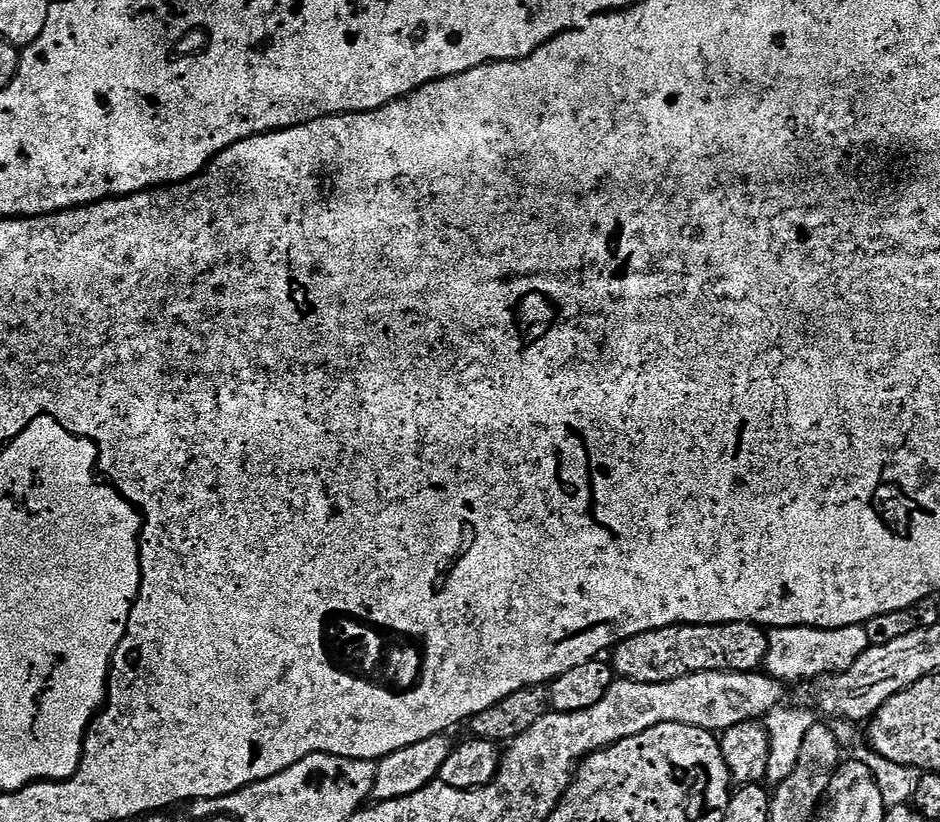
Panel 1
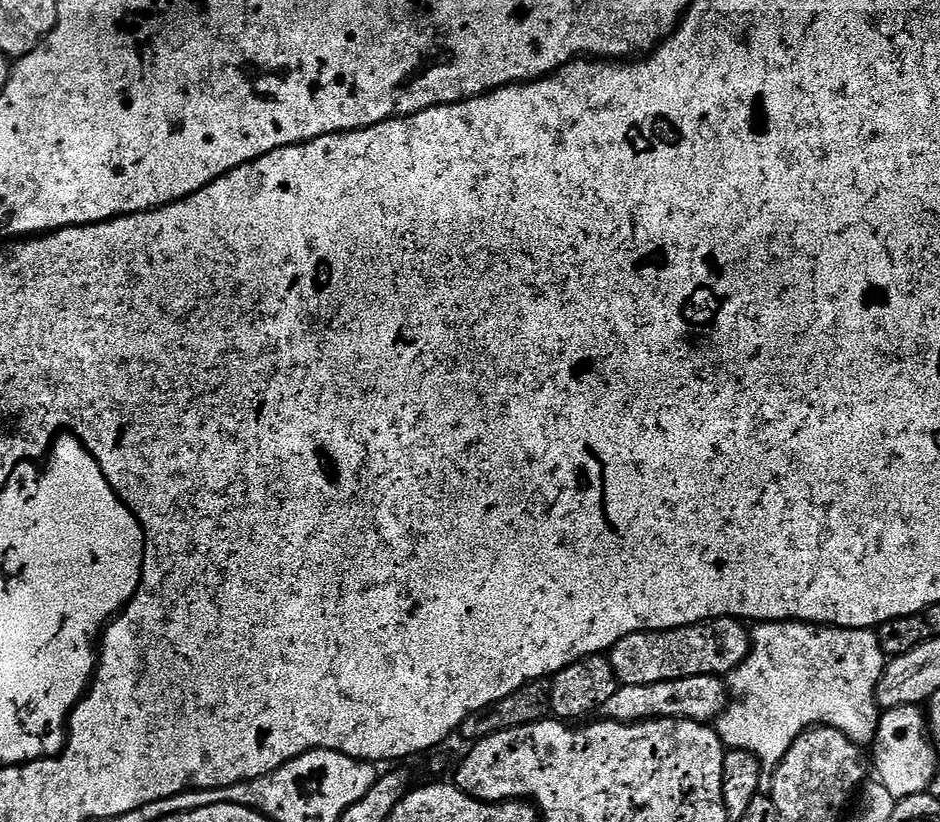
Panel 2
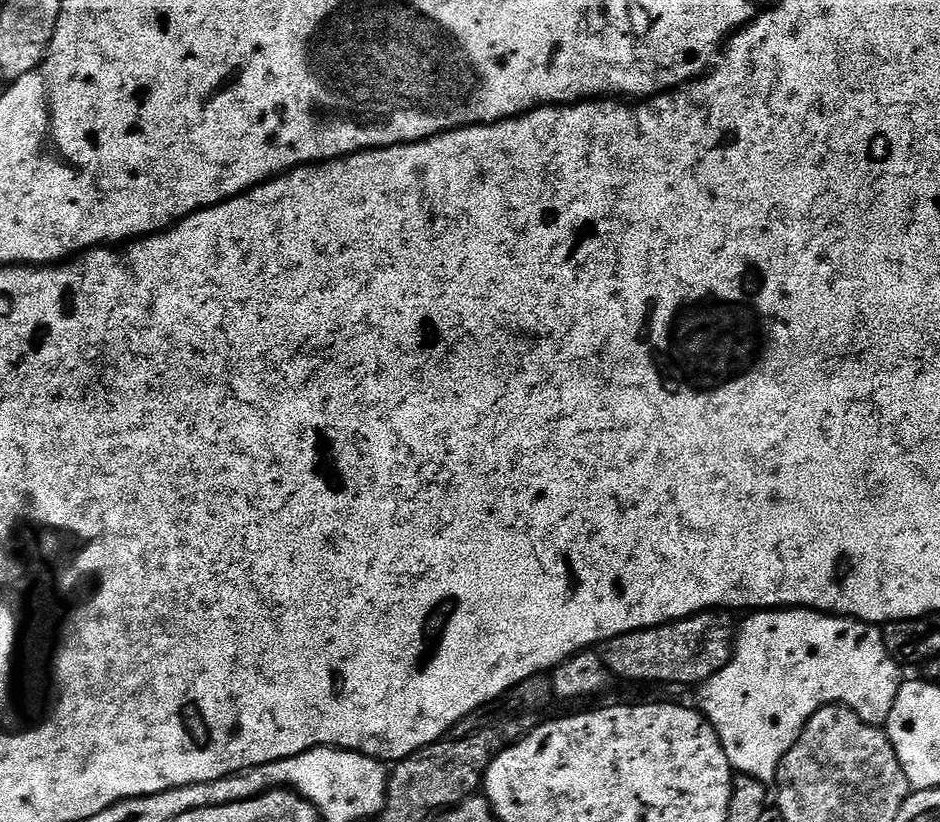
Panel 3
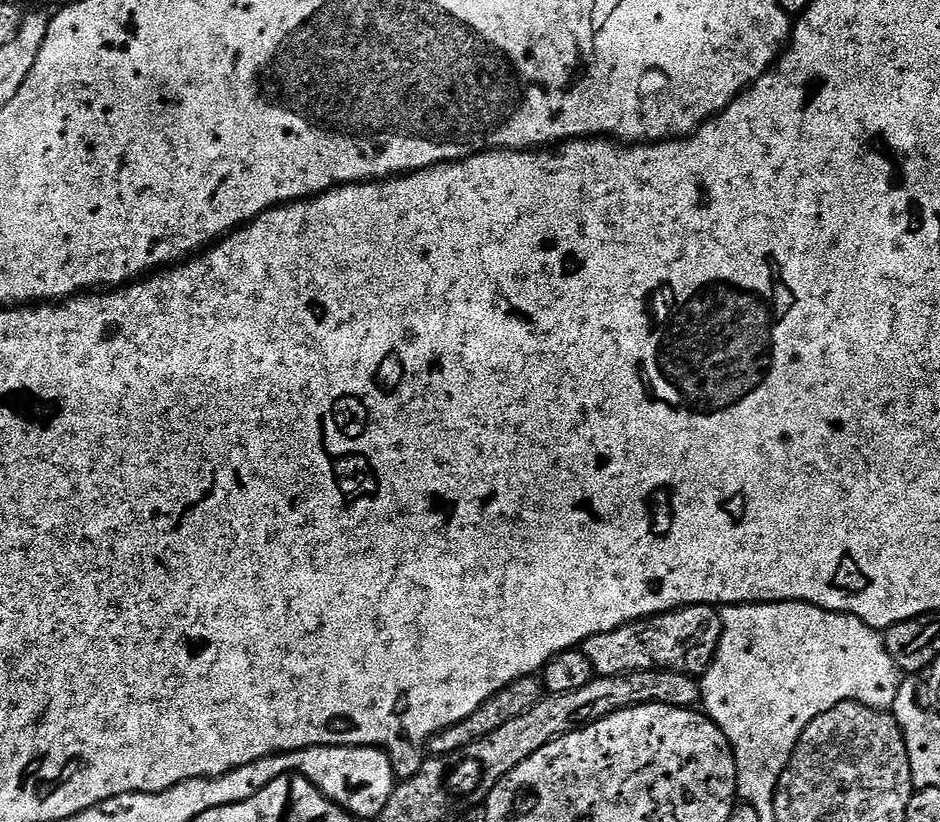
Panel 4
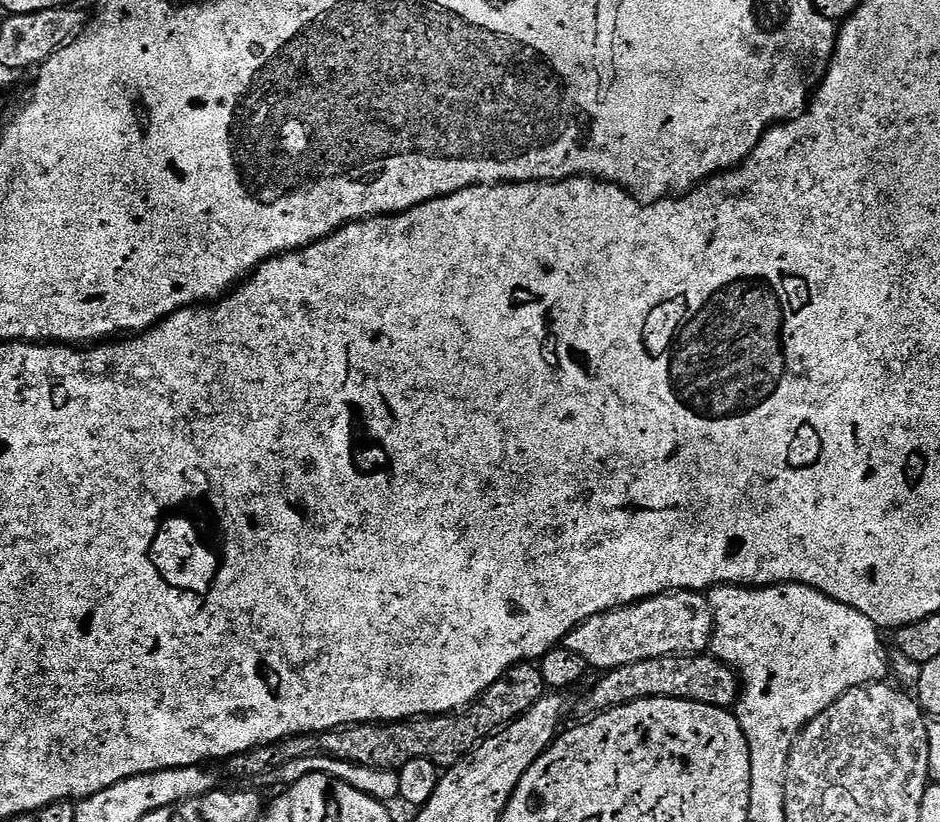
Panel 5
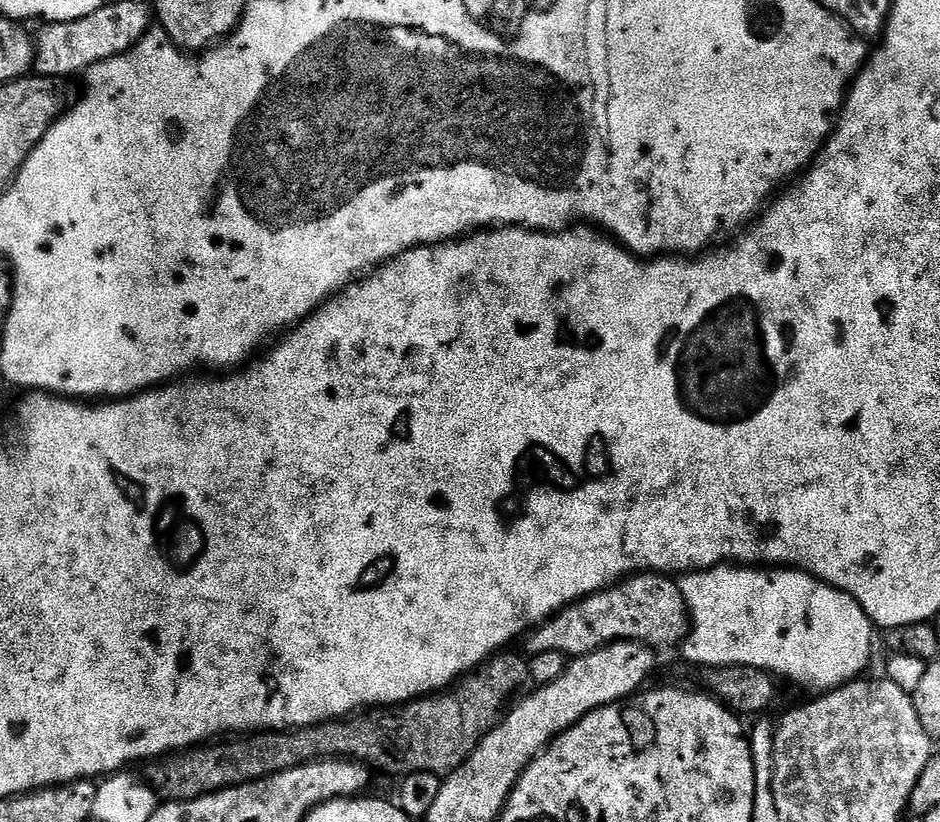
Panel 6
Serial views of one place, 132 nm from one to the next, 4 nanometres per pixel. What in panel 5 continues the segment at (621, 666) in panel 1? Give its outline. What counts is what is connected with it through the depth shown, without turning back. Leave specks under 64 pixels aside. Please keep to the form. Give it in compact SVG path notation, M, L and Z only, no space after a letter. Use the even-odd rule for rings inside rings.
M670 592L662 596L651 596L648 600L639 600L636 604L627 604L624 608L615 608L612 612L603 612L594 618L586 618L586 622L578 625L562 644L584 661L589 669L597 668L597 673L603 674L618 666L630 666L630 662L703 653L709 647L711 635L712 625L702 607L701 597L695 592Z

